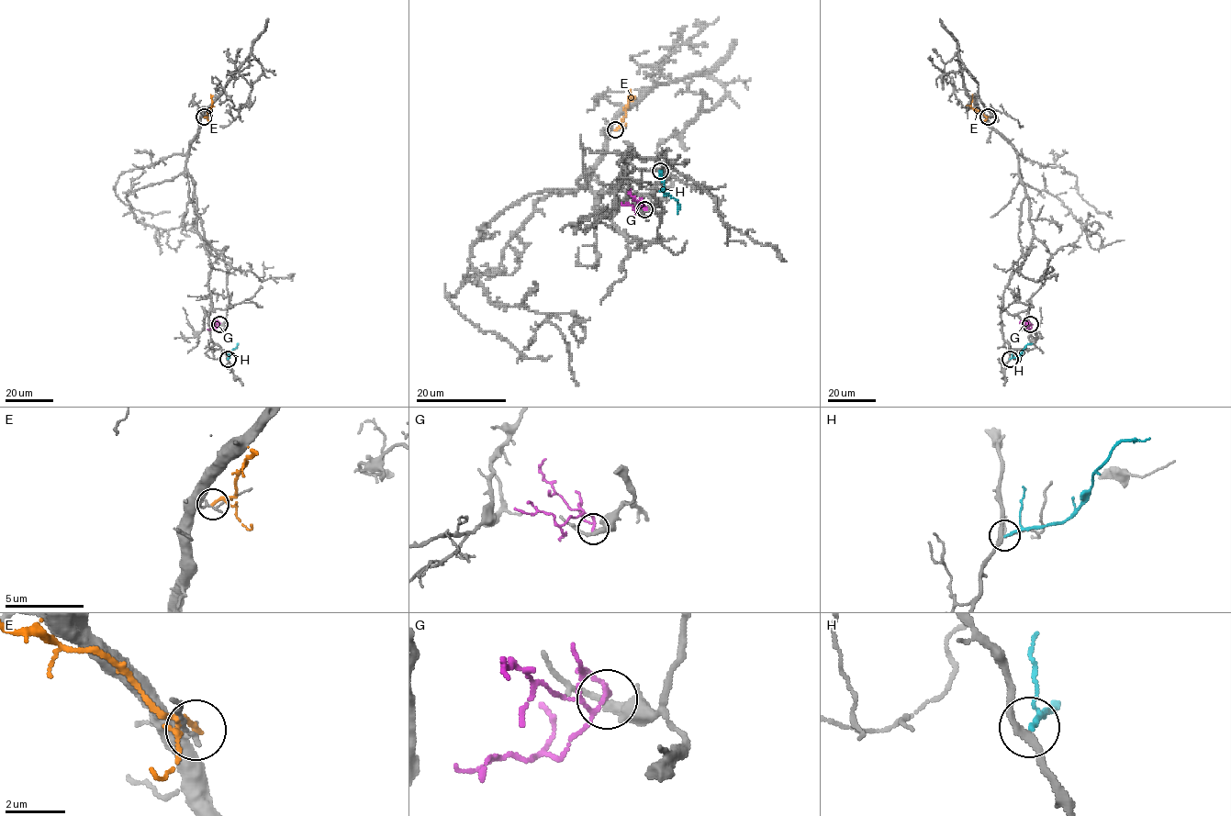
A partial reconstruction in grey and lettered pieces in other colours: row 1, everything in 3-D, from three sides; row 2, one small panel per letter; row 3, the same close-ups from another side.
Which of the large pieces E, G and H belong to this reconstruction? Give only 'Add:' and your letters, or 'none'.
Add: H

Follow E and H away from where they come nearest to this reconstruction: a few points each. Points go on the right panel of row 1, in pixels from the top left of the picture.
E: (988, 117), (971, 107), (972, 95)
H: (1010, 359), (1019, 356), (1028, 344), (1032, 343)

